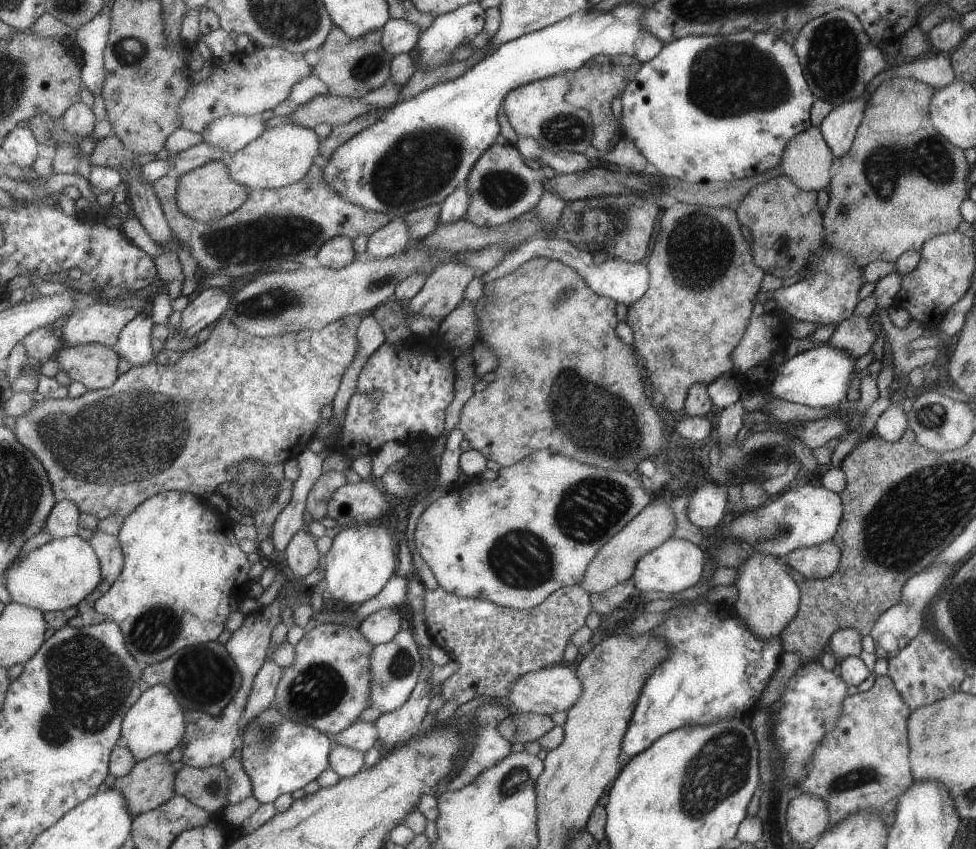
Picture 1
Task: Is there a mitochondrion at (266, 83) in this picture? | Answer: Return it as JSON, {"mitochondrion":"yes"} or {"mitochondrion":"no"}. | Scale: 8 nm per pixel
{"mitochondrion":"no"}

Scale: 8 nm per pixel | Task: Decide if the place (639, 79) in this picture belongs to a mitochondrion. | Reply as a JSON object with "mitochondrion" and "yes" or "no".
{"mitochondrion":"no"}

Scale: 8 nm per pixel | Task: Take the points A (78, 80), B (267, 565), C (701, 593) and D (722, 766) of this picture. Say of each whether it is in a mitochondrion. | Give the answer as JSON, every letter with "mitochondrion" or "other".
{"A":"other","B":"other","C":"other","D":"mitochondrion"}

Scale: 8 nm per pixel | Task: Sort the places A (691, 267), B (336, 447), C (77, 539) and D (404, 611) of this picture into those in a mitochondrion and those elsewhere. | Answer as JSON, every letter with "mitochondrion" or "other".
{"A":"mitochondrion","B":"other","C":"other","D":"other"}

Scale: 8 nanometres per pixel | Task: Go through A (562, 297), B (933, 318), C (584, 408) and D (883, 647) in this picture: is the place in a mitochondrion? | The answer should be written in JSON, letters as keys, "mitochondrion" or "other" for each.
{"A":"mitochondrion","B":"other","C":"mitochondrion","D":"other"}

